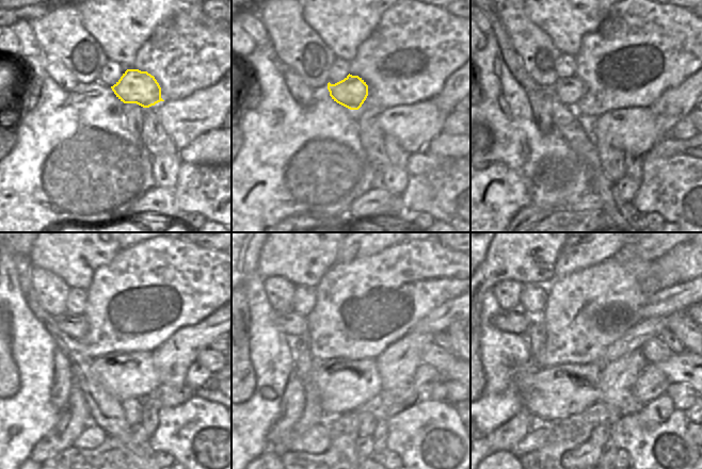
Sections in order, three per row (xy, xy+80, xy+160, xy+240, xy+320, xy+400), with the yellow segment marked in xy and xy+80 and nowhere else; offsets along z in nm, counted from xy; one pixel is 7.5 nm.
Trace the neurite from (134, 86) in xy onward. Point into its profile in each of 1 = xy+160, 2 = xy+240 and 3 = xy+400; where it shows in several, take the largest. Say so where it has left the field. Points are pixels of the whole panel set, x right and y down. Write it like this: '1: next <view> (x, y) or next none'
1: next xy+160 (569, 91)
2: next xy+240 (73, 326)
3: next xy+400 (520, 322)

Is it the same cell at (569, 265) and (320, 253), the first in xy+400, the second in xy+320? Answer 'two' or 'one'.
two

